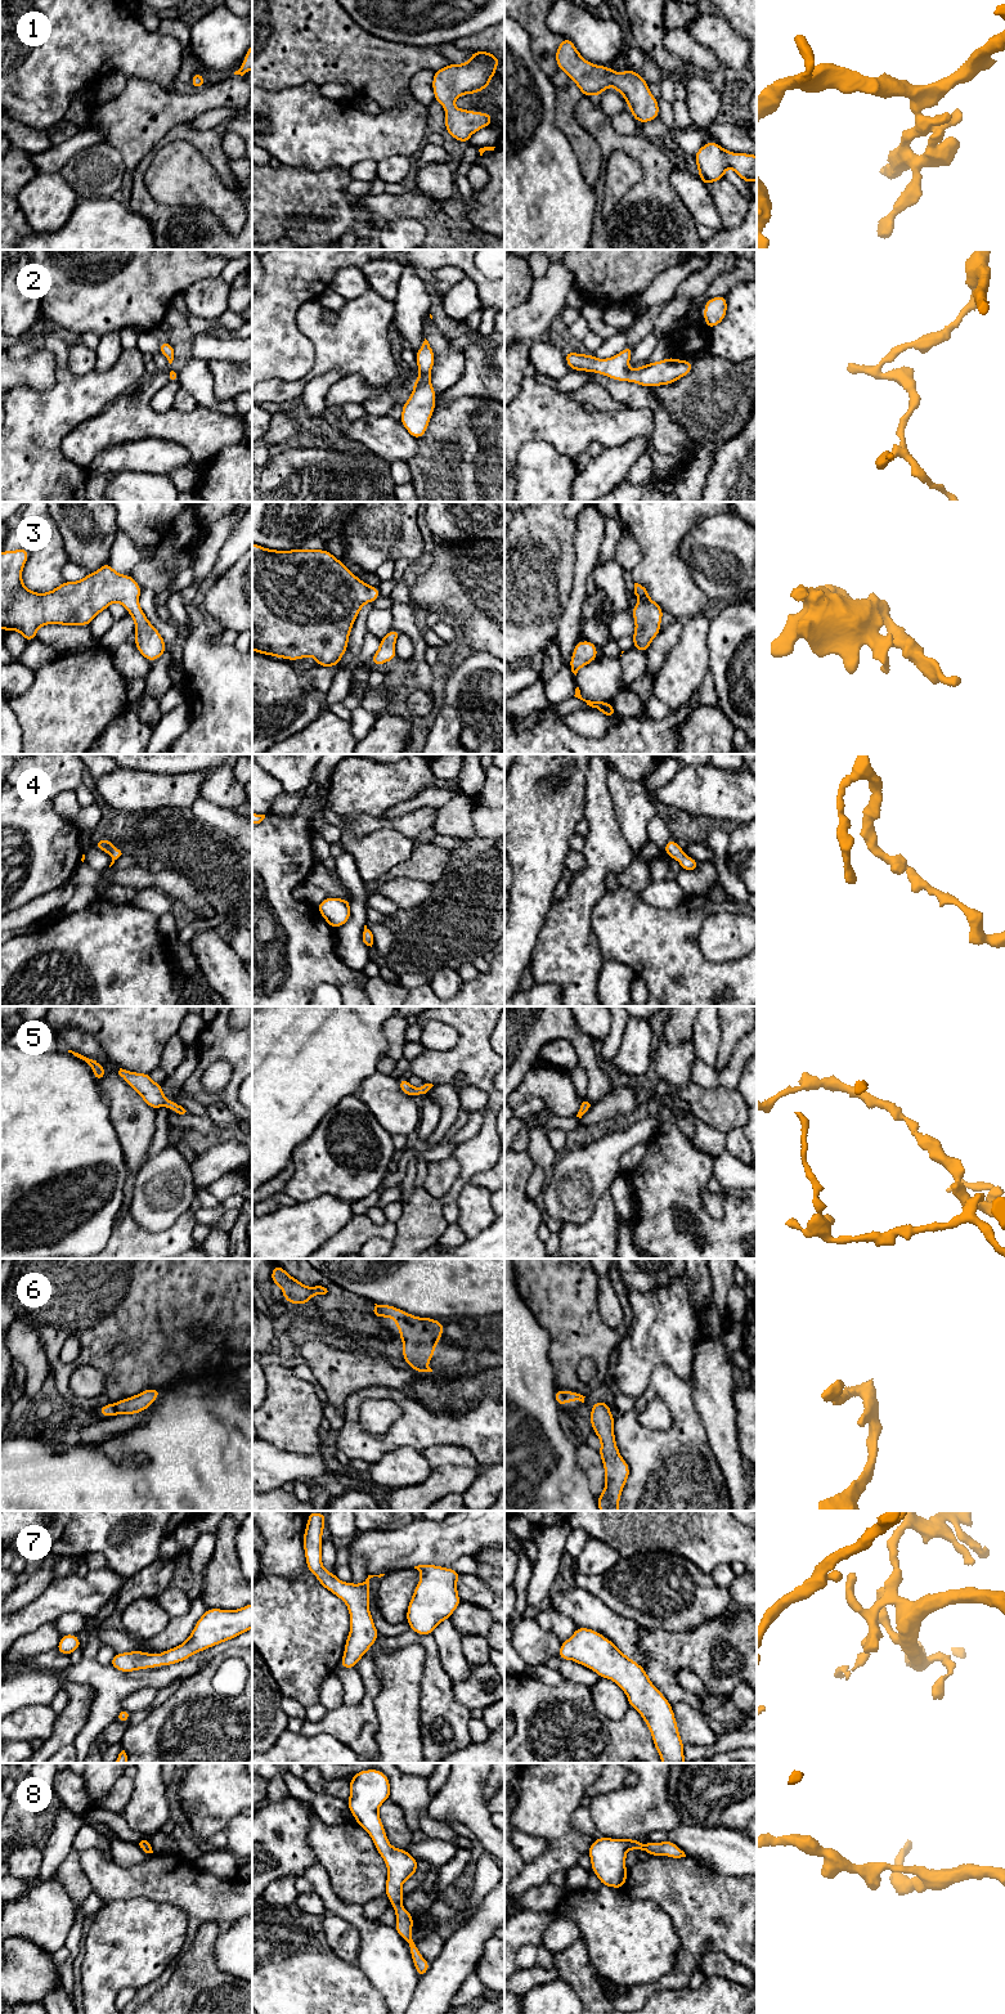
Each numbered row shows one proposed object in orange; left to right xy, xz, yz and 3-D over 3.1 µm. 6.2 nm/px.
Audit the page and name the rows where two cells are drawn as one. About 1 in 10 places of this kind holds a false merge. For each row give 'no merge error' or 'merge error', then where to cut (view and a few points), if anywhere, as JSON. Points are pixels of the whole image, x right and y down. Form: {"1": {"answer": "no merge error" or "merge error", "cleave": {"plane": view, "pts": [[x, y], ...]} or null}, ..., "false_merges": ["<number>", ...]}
{"1": {"answer": "no merge error", "cleave": null}, "2": {"answer": "no merge error", "cleave": null}, "3": {"answer": "no merge error", "cleave": null}, "4": {"answer": "no merge error", "cleave": null}, "5": {"answer": "no merge error", "cleave": null}, "6": {"answer": "no merge error", "cleave": null}, "7": {"answer": "no merge error", "cleave": null}, "8": {"answer": "no merge error", "cleave": null}, "false_merges": []}

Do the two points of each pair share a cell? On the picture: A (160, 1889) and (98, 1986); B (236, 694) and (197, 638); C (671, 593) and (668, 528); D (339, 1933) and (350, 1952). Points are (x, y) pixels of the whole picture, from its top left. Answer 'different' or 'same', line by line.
A: different
B: same
C: same
D: same

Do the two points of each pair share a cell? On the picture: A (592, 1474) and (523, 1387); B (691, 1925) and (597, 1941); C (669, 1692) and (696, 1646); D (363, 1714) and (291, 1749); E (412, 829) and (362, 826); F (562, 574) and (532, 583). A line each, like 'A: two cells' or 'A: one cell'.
A: two cells
B: two cells
C: one cell
D: two cells
E: one cell
F: one cell

